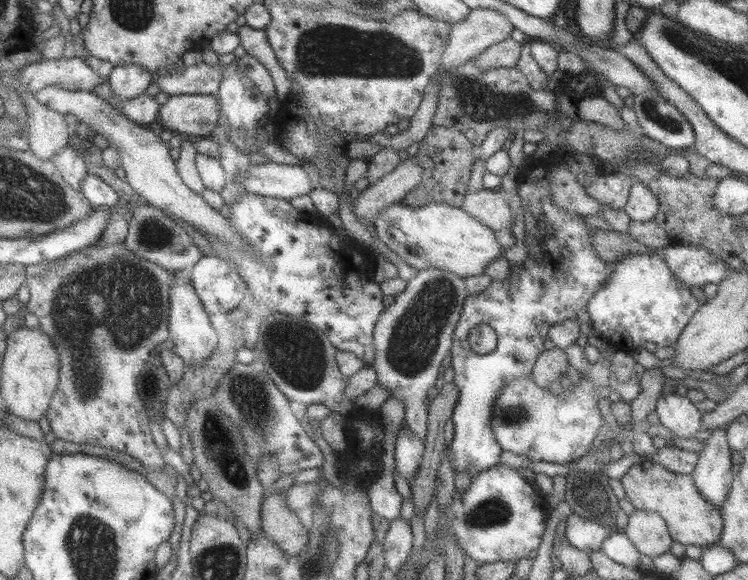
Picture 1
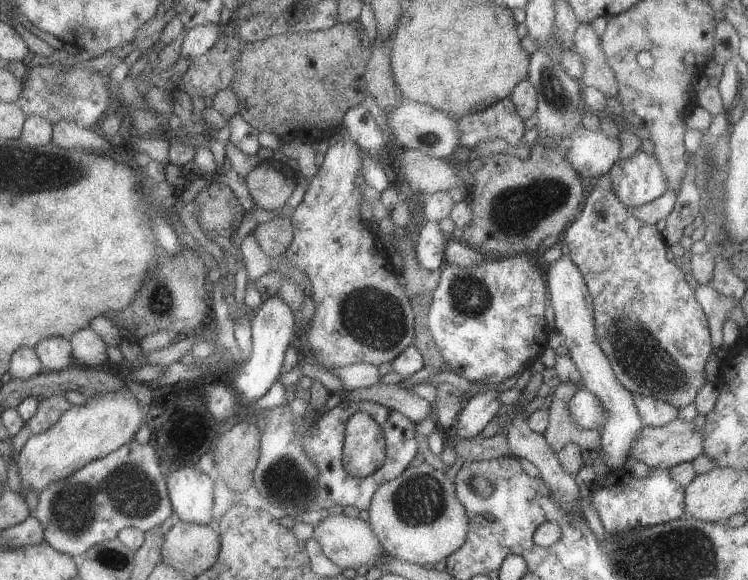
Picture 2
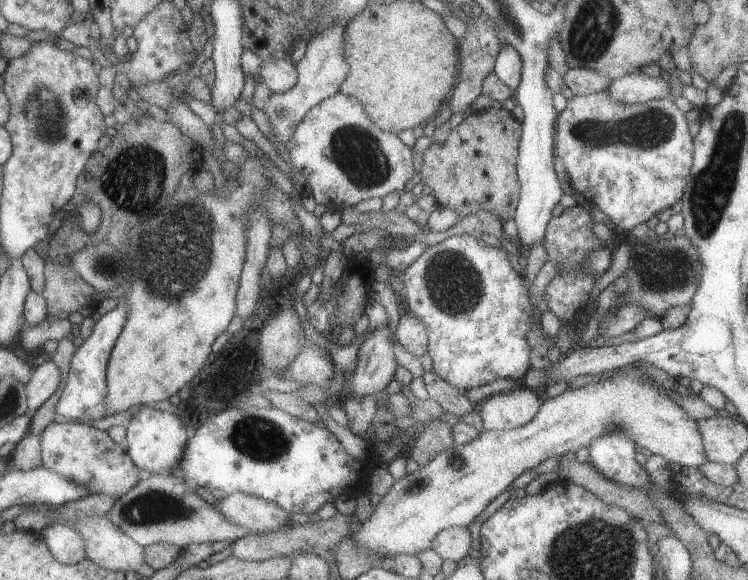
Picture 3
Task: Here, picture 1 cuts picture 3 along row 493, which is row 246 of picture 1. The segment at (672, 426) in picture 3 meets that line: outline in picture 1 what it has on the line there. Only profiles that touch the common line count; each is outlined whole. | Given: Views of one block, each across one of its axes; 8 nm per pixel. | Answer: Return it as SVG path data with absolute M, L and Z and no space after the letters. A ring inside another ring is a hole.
M403 202L394 203L386 207L372 221L376 229L378 240L385 243L394 254L397 254L401 261L417 271L435 268L445 270L461 278L469 276L478 276L484 273L485 268L502 254L501 246L495 239L494 232L489 228L482 226L475 218L472 218L467 212L460 208L448 206L444 203L430 203L426 206L411 209Z

